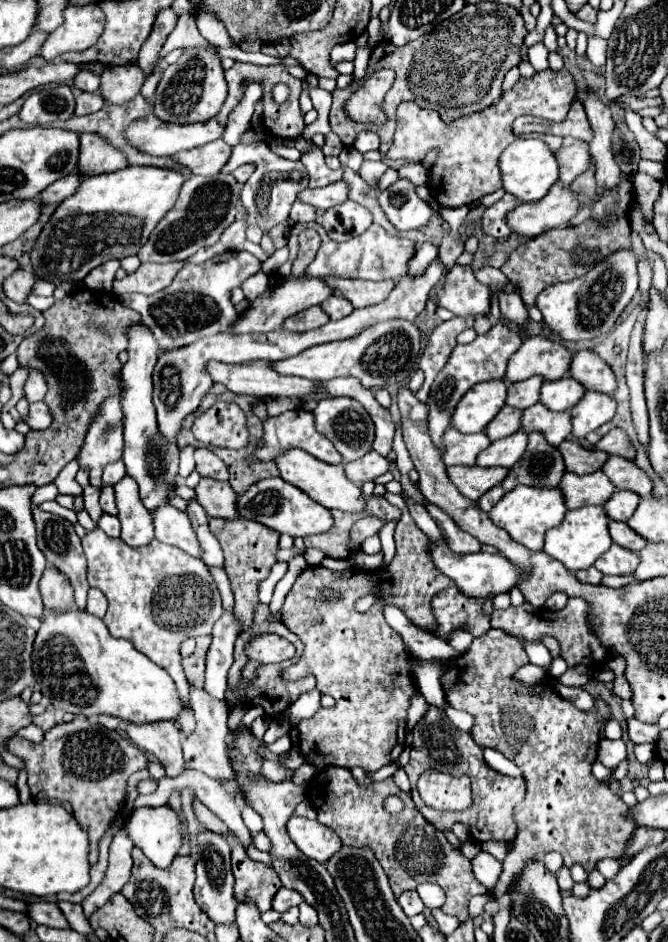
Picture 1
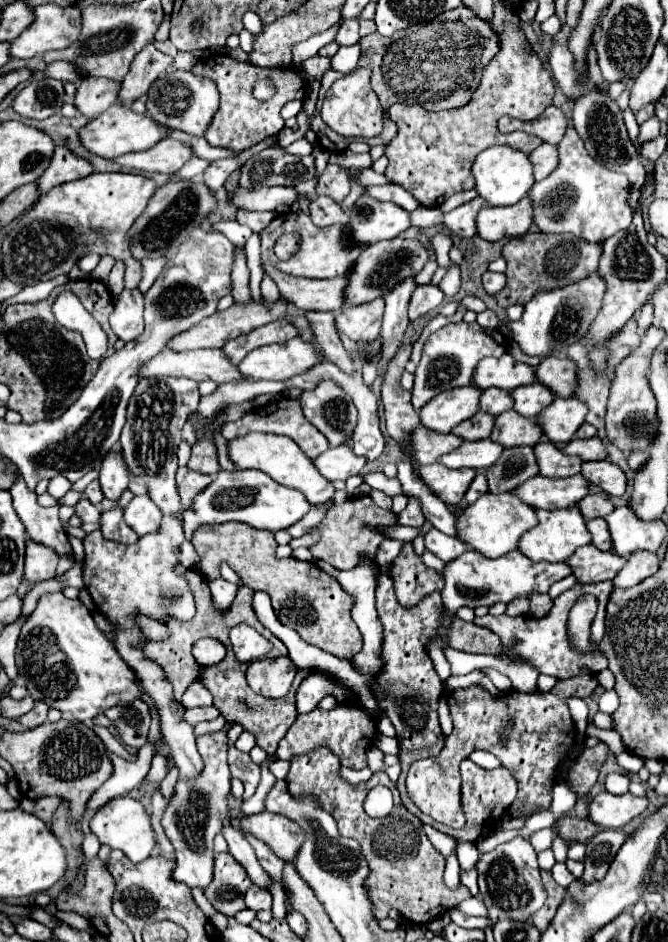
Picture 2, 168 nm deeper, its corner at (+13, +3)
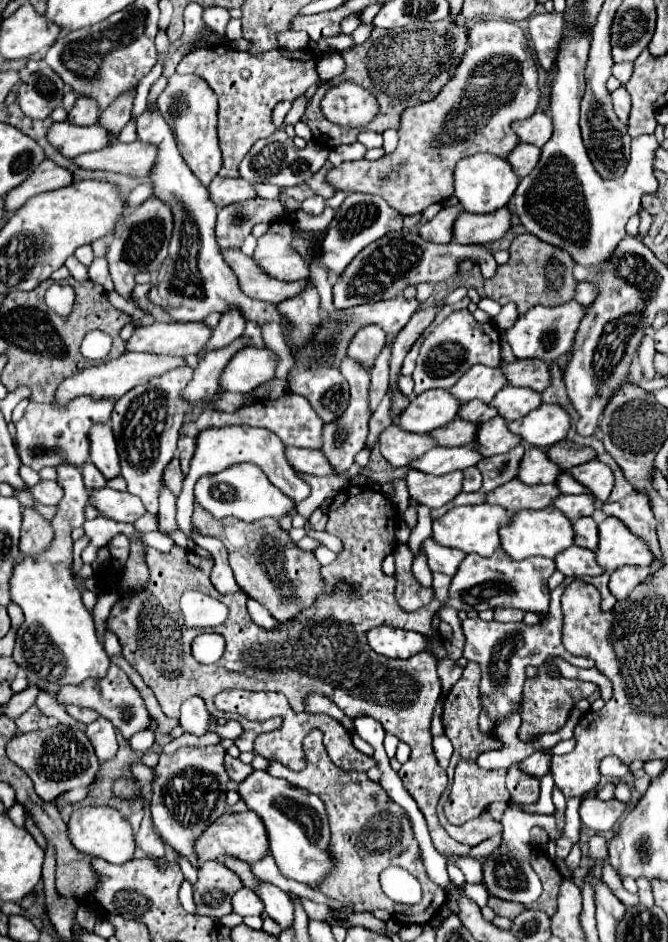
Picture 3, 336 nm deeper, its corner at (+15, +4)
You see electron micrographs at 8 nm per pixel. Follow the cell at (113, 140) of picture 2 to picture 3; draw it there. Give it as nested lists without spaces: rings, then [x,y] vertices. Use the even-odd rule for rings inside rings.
[[[69,121],[63,123],[53,123],[49,129],[49,143],[57,147],[65,157],[77,157],[89,151],[99,151],[101,147],[109,147],[115,139],[111,133],[101,127],[99,123],[95,125],[73,125]]]

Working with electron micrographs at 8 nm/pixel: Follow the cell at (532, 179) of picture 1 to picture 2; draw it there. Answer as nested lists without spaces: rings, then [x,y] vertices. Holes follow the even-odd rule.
[[[491,146],[487,150],[483,150],[475,162],[473,162],[473,178],[475,178],[475,190],[477,194],[487,200],[489,206],[511,206],[517,204],[523,196],[527,196],[527,192],[533,186],[533,166],[527,158],[527,154],[513,150],[509,146]]]

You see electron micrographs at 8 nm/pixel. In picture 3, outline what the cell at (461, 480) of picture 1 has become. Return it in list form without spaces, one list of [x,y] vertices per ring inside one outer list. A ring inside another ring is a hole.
[[[409,469],[407,473],[407,487],[409,495],[417,499],[421,505],[429,509],[437,509],[461,493],[463,487],[463,473],[453,471],[447,475],[429,475],[417,469]]]

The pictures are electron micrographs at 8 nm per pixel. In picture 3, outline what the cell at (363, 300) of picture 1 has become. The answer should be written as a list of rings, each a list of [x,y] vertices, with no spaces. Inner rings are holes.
[[[223,251],[225,261],[229,263],[229,267],[233,267],[237,279],[239,279],[239,287],[245,295],[249,295],[251,299],[259,299],[259,301],[269,301],[269,303],[281,303],[285,299],[297,297],[301,295],[307,287],[311,287],[309,279],[301,279],[301,281],[279,281],[275,277],[271,277],[269,273],[265,273],[261,269],[261,265],[243,255],[241,251]]]

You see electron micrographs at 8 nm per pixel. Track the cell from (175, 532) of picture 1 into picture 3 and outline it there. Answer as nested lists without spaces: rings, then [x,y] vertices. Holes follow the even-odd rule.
[[[109,487],[93,491],[91,503],[101,511],[101,515],[113,521],[123,521],[123,523],[135,523],[145,513],[141,499],[137,499],[129,491],[119,493]]]

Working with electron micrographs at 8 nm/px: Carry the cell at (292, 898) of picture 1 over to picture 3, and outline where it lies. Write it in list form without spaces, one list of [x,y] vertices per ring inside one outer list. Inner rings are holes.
[[[241,887],[235,895],[233,895],[233,911],[239,913],[241,917],[245,915],[263,915],[263,903],[261,899],[247,887]]]

